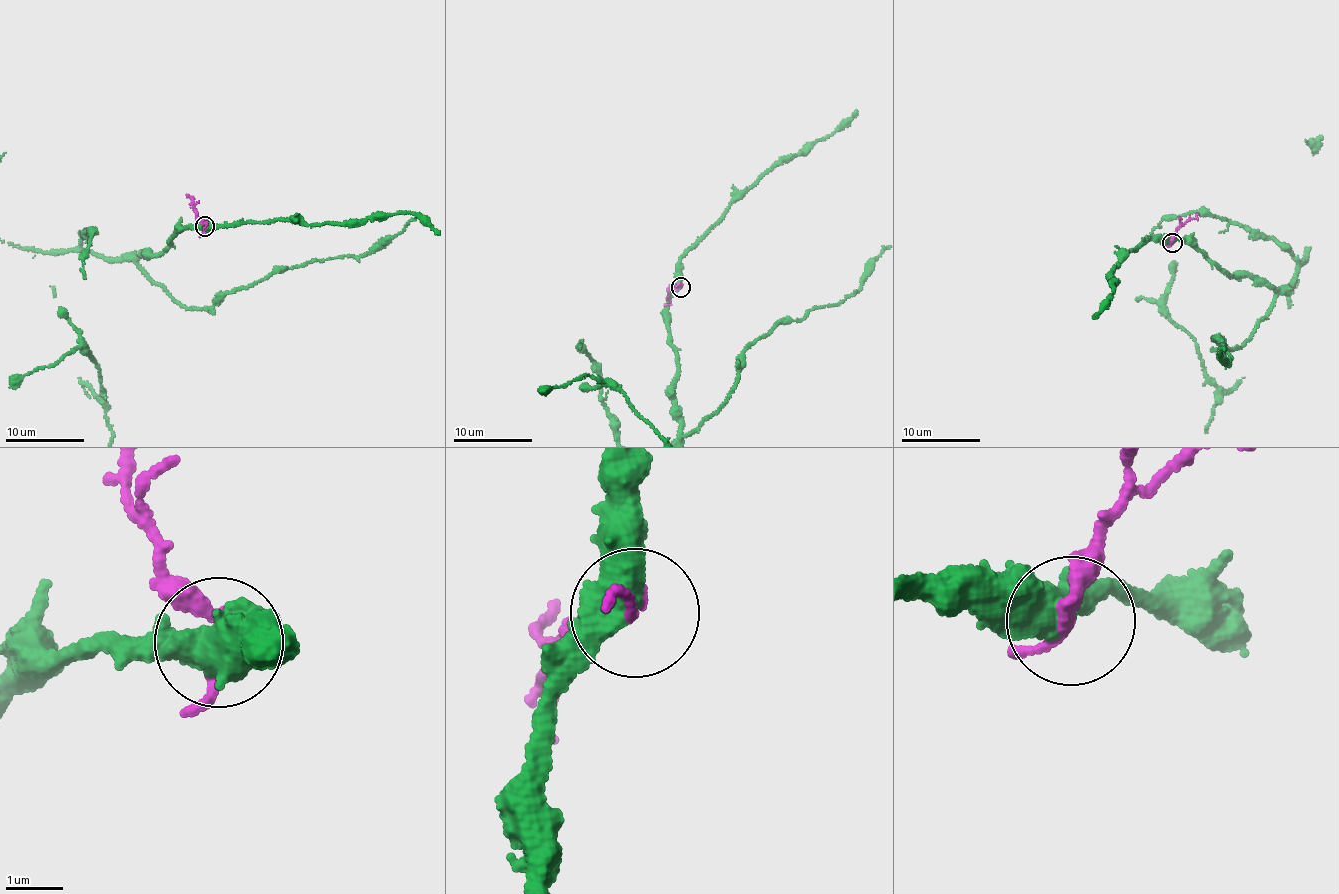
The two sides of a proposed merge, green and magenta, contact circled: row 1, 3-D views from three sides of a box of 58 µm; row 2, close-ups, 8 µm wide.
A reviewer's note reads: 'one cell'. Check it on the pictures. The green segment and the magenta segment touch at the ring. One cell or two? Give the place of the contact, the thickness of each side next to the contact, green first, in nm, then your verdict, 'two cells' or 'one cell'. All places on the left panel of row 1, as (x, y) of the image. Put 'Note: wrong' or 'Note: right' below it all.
at (204, 226); 550 nm thick on the green side, 240 nm on the other; two cells
Note: wrong

